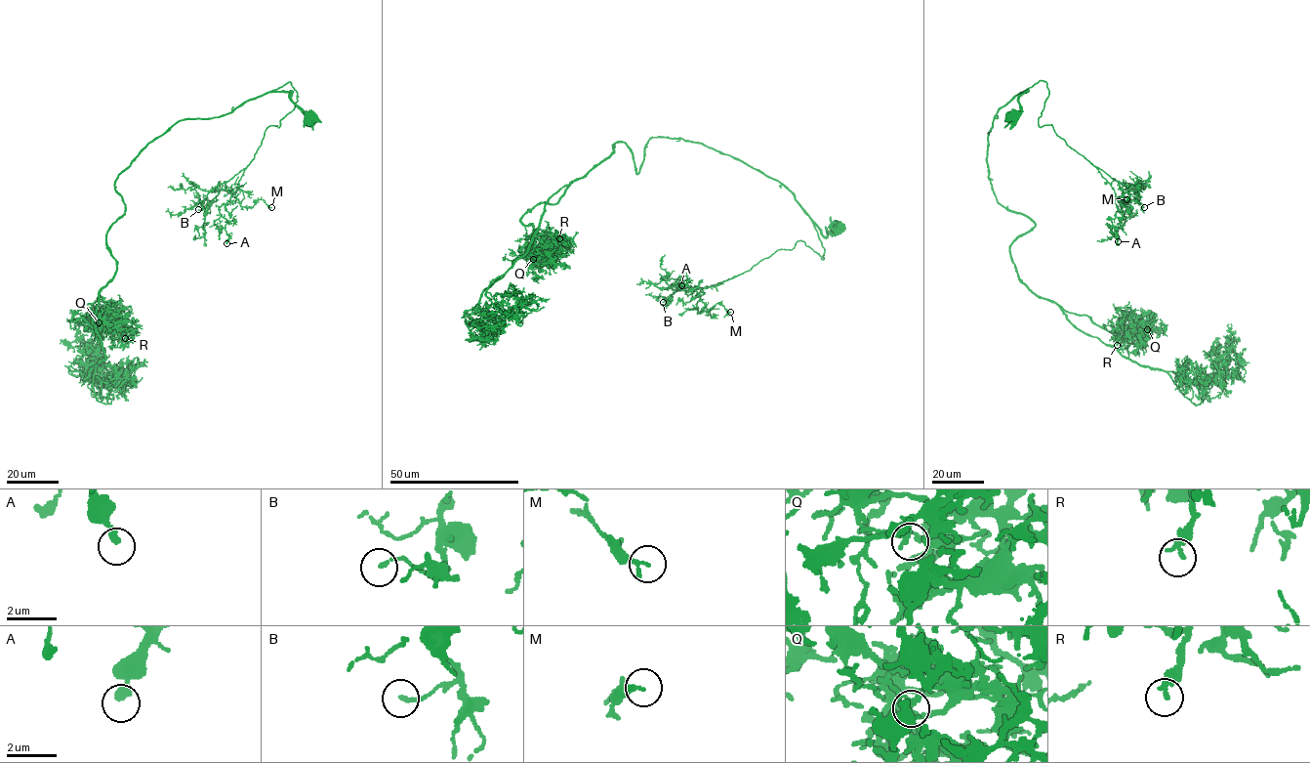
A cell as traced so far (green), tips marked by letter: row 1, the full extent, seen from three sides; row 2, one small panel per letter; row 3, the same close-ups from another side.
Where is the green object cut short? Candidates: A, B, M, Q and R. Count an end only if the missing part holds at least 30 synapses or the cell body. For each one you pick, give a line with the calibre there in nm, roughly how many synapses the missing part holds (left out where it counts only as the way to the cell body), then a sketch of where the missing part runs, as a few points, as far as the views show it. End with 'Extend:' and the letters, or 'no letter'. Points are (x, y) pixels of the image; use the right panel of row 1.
Extend: no letter

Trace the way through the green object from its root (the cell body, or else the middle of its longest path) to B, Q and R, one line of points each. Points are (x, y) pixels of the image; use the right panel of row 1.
B: (1013, 117), (1020, 93), (1044, 81), (1039, 126), (1052, 125), (1123, 189), (1132, 185), (1144, 207)
Q: (1013, 117), (1027, 92), (986, 161), (1035, 224), (1018, 278), (1147, 329)
R: (1013, 117), (1027, 92), (1000, 107), (986, 161), (997, 201), (1035, 224), (1010, 246), (1018, 277), (1117, 345)

